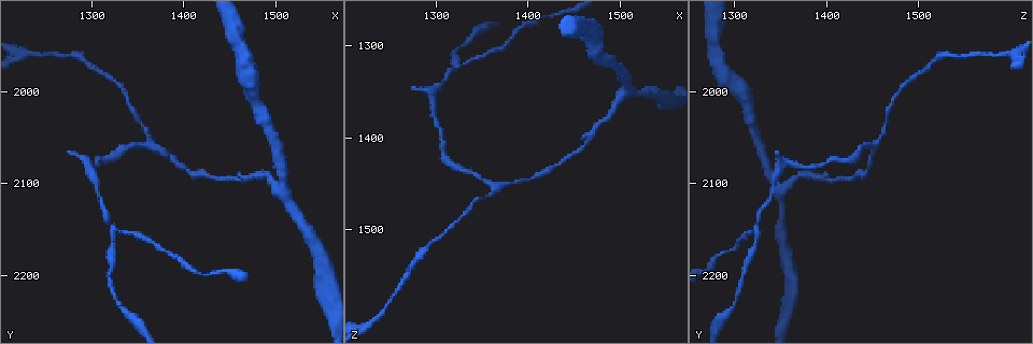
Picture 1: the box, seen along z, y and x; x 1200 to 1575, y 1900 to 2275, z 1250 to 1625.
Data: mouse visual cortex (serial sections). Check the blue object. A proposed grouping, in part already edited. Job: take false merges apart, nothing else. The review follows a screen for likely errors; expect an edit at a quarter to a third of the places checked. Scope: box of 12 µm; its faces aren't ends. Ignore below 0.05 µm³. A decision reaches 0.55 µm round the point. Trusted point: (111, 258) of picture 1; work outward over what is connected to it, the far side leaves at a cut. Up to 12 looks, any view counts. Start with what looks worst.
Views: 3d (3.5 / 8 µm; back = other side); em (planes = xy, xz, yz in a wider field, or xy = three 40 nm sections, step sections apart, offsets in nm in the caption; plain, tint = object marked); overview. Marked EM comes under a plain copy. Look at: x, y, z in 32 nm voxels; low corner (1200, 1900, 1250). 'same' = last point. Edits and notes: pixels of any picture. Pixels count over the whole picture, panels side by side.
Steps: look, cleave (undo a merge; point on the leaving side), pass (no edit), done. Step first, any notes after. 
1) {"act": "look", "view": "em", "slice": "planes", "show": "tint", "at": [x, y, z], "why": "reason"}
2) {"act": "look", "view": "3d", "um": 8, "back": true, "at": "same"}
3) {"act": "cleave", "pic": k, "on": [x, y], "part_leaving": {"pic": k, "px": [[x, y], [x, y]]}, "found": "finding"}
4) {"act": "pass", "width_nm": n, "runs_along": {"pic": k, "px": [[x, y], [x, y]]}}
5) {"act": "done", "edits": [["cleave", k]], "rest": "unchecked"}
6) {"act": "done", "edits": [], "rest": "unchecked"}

{"act": "look", "view": "3d", "um": 3.5, "at": [1328, 2150, 1320], "why": "three-way junction"}

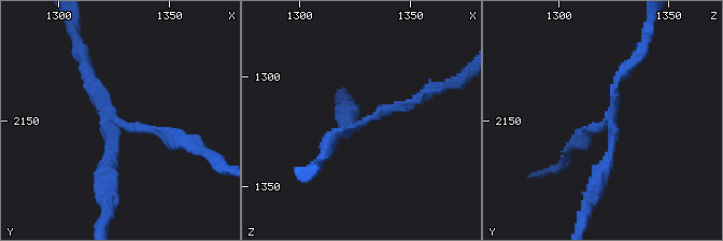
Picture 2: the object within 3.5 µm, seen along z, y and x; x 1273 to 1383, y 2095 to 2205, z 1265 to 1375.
{"act": "look", "view": "em", "slice": "xy", "step": 1, "show": "tint", "at": [1328, 2151, 1322], "arms": 3, "arm_widths_nm": [150, 150, 300], "why": "need the tissue"}

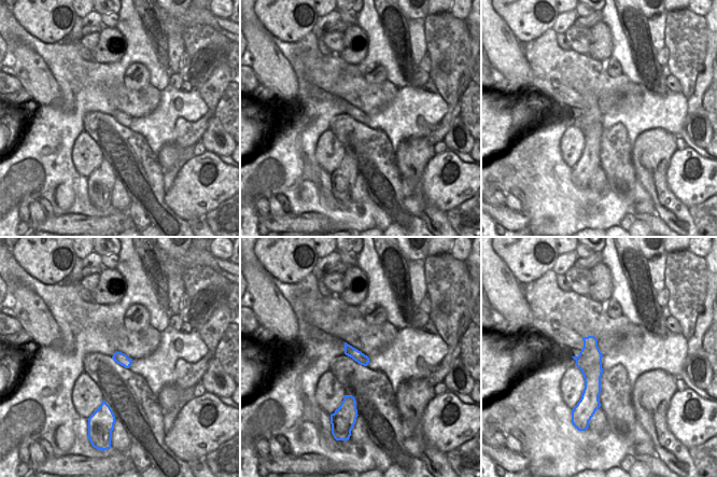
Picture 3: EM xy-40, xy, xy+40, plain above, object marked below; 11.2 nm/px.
{"act": "cleave", "pic": 2, "on": [403, 104], "width_nm": 120, "part_leaving": {"pic": 2, "px": [[371, 118], [431, 88], [457, 83]]}, "found": "a second cell is stuck on"}

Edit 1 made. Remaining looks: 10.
{"act": "look", "view": "overview", "why": "redraw"}

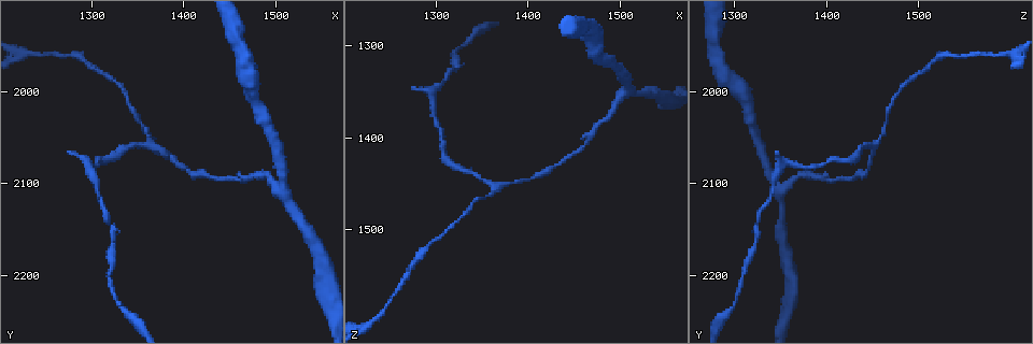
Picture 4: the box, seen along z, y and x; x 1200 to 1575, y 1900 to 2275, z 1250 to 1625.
{"act": "look", "view": "3d", "um": 8, "at": [1300, 2078, 1356], "why": "sharp bend"}

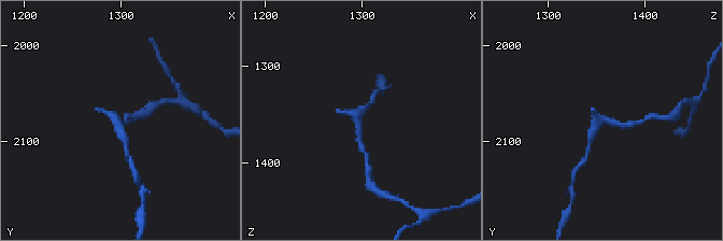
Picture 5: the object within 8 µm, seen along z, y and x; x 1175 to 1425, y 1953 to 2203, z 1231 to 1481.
{"act": "look", "view": "3d", "um": 3.5, "at": [1300, 2078, 1360]}

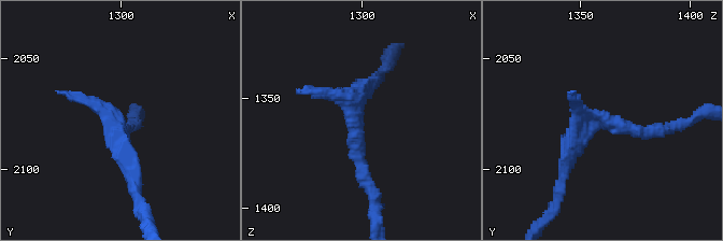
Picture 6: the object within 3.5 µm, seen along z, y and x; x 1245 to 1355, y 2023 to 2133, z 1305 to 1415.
{"act": "look", "view": "em", "slice": "xy", "step": 5, "show": "tint", "at": [1300, 2080, 1357], "why": "now the EM"}

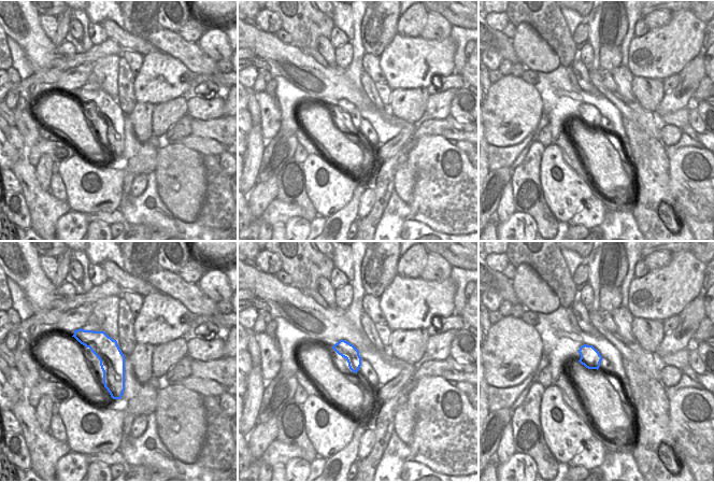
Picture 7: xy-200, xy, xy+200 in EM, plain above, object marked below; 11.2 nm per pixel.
{"act": "pass", "runs_along": {"pic": 6, "px": [[562, 175], [590, 123], [662, 129]]}, "found": "one cell here"}

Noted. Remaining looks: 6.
{"act": "look", "view": "3d", "um": 8, "at": [1360, 2062, 1450], "why": "sharp bend"}

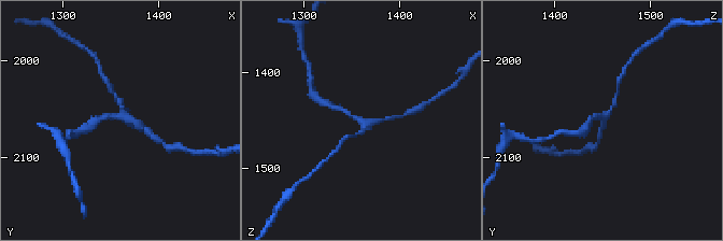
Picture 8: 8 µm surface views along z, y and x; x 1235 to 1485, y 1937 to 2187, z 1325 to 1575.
{"act": "look", "view": "em", "slice": "planes", "show": "tint", "at": [1362, 2060, 1452], "arms": 3, "arm_widths_nm": [100, 150, 150]}

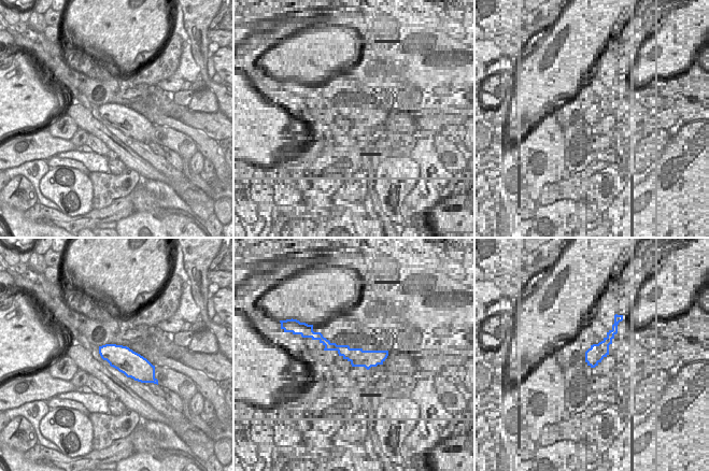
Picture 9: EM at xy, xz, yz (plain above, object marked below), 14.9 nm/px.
{"act": "pass", "width_nm": 380, "runs_along": {"pic": 8, "px": [[97, 121], [124, 117], [150, 133]]}, "found": "continuous, no second cell"}

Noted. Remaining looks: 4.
{"act": "look", "view": "3d", "um": 3.5, "at": [1224, 1958, 1604], "why": "side arm on a straight run"}

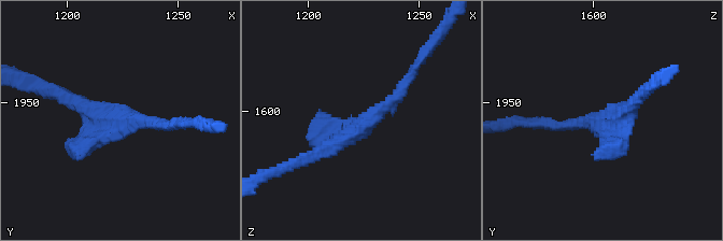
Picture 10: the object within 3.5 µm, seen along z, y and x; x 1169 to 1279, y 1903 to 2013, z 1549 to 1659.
{"act": "look", "view": "em", "slice": "planes", "show": "tint", "at": [1224, 1957, 1605]}

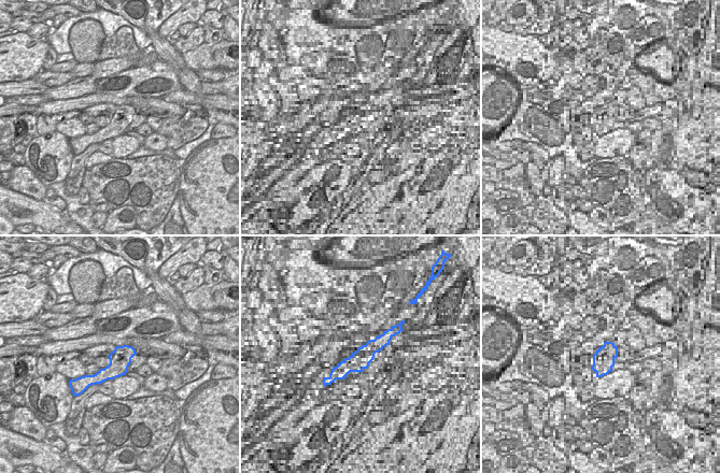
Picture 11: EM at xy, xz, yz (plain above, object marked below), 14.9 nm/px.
{"act": "pass", "arm_widths_nm": [150, 200, 250], "runs_along": {"pic": 10, "px": [[412, 71], [363, 124], [310, 145]]}, "found": "continuous, no second cell"}

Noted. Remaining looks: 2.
{"act": "look", "view": "3d", "um": 3.5, "at": [1508, 2106, 1350], "why": "three-way junction"}

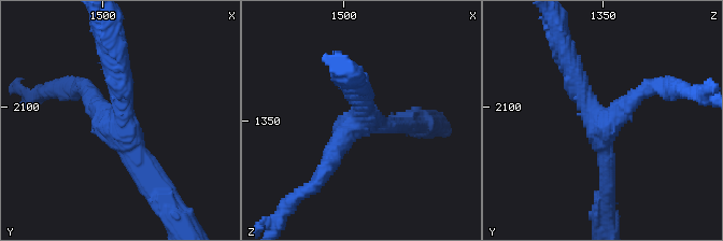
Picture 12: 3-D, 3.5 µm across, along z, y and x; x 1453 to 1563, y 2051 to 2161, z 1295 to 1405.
{"act": "look", "view": "em", "slice": "xy", "step": 3, "show": "tint", "at": [1507, 2108, 1351], "arms": 3, "arm_widths_nm": [250, 250, 300]}

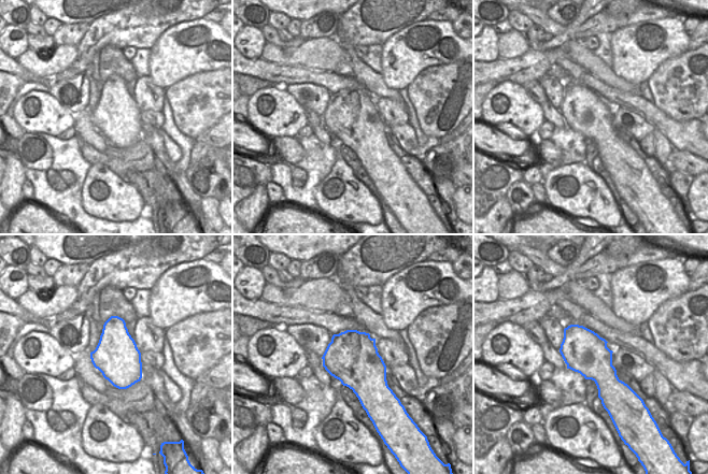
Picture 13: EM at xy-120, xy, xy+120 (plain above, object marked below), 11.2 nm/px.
{"act": "pass", "width_nm": 600, "runs_along": {"pic": 12, "px": [[325, 168], [362, 118], [355, 88]]}, "found": "continuous, no second cell"}

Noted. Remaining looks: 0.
{"act": "done", "edits": [["cleave", 2]], "rest": "unchecked"}

